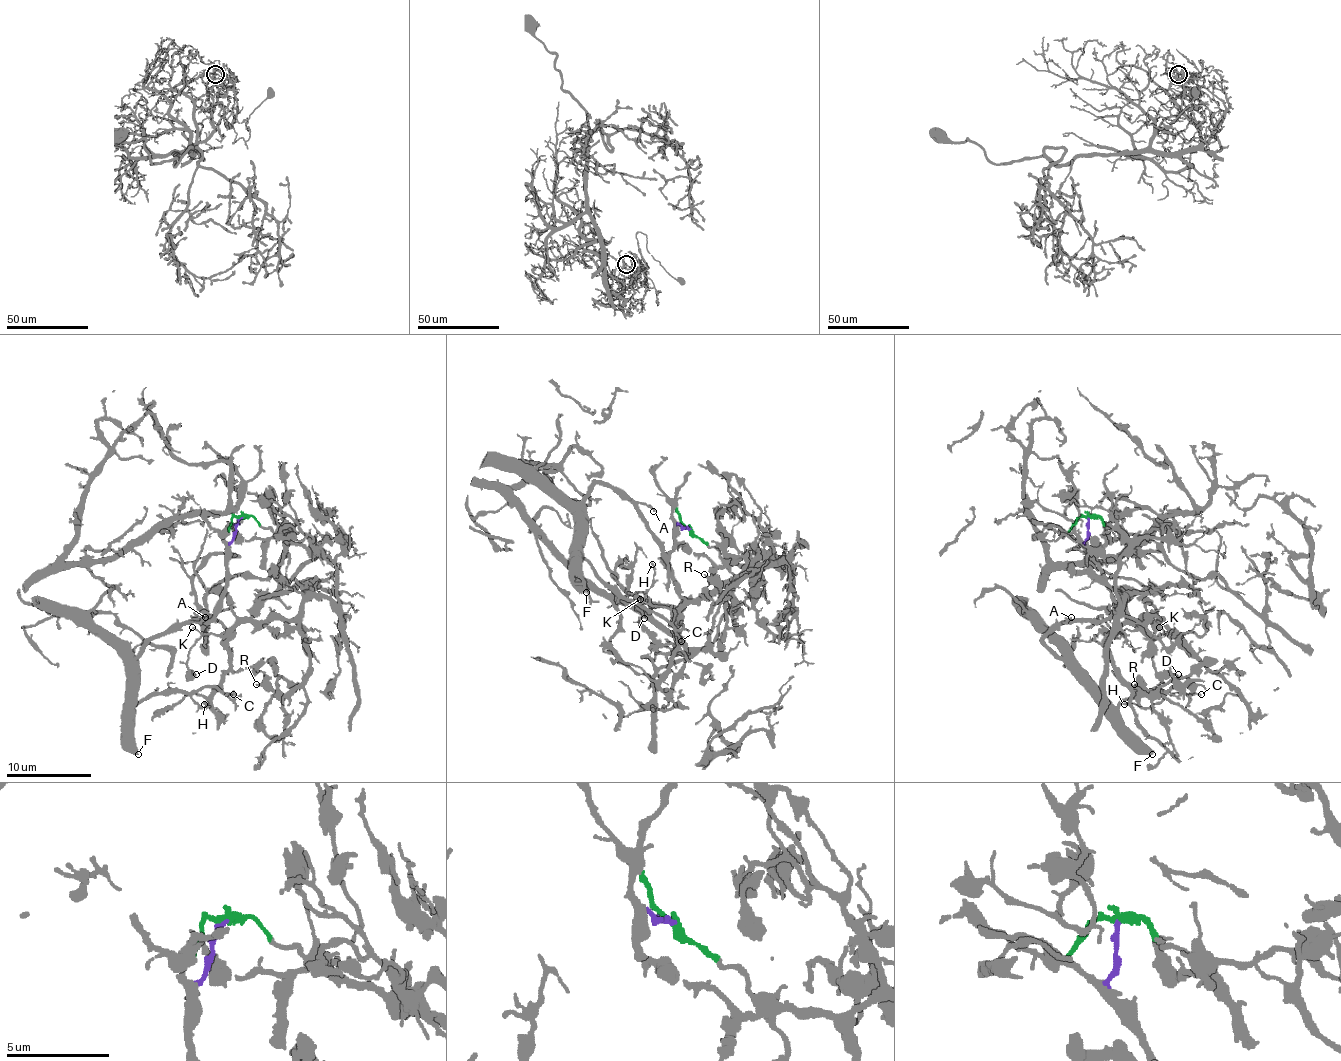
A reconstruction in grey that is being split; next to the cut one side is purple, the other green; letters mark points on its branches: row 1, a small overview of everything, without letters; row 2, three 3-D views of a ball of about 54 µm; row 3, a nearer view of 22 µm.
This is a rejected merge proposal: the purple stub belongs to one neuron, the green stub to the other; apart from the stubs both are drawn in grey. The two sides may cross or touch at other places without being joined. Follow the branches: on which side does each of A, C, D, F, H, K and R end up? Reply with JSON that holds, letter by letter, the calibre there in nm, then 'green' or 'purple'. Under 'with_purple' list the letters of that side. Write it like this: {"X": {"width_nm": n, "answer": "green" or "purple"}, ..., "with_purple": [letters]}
{"A": {"width_nm": 200, "answer": "purple"}, "C": {"width_nm": 140, "answer": "purple"}, "D": {"width_nm": 160, "answer": "green"}, "F": {"width_nm": 400, "answer": "purple"}, "H": {"width_nm": 200, "answer": "purple"}, "K": {"width_nm": 130, "answer": "green"}, "R": {"width_nm": 260, "answer": "green"}, "with_purple": ["A", "C", "F", "H"]}

